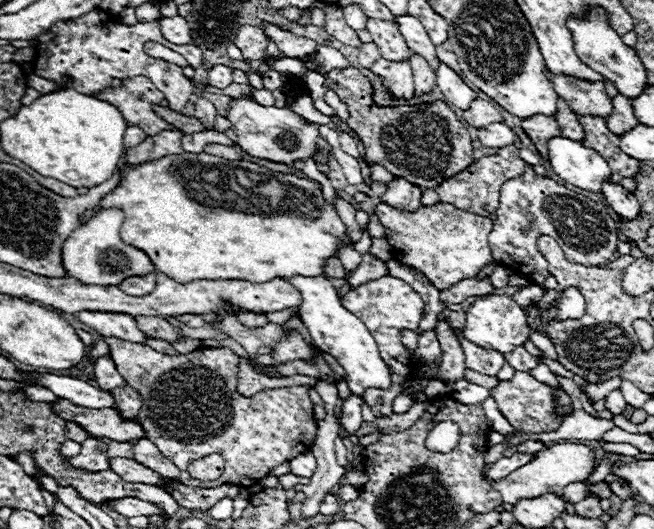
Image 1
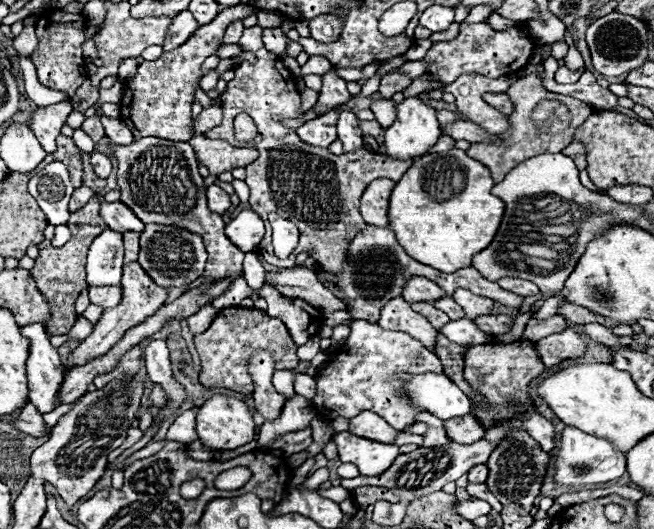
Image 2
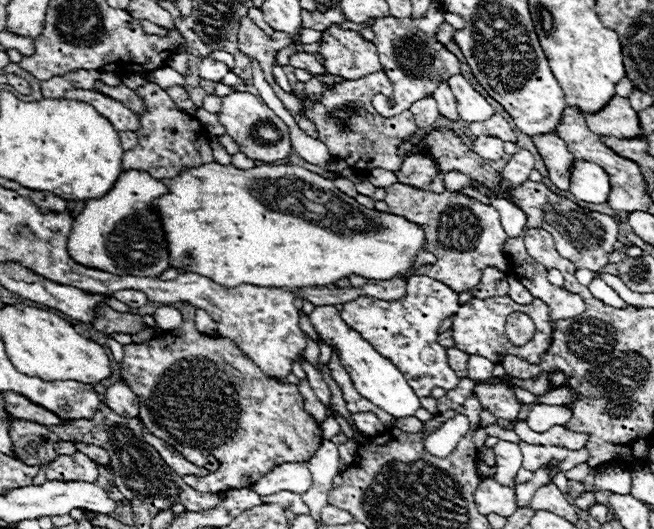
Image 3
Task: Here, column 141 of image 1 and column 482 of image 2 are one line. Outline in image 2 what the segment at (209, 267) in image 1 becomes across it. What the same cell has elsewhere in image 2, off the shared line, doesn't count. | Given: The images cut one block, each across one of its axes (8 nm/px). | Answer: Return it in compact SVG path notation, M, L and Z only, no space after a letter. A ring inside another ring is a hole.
M464 150L420 156L390 194L388 224L408 256L440 272L456 272L472 264L472 256L492 242L500 226L504 202L492 196L492 188L488 168Z

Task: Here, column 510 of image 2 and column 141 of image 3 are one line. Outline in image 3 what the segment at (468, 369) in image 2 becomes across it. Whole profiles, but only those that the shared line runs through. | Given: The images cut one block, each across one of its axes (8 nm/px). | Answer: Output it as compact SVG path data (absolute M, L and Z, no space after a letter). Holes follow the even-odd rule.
M182 302L178 310L184 316L184 324L168 332L176 340L146 340L142 344L124 346L120 374L138 396L140 420L154 436L168 442L188 462L200 468L208 464L208 456L218 460L220 466L216 472L210 472L208 476L188 474L184 476L184 482L200 492L224 492L252 486L258 478L282 462L308 462L322 442L322 430L320 424L306 414L298 386L264 380L260 370L256 370L256 366L250 364L250 360L240 354L230 340L210 338L196 330L196 306Z

